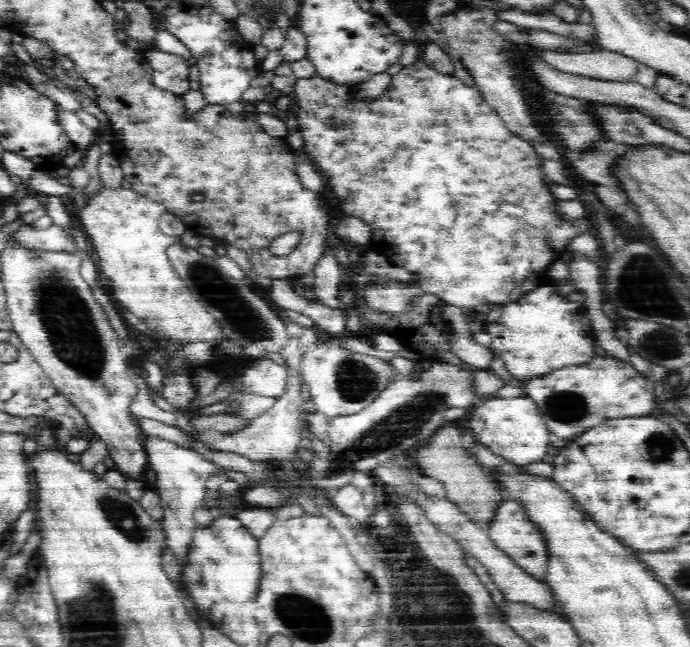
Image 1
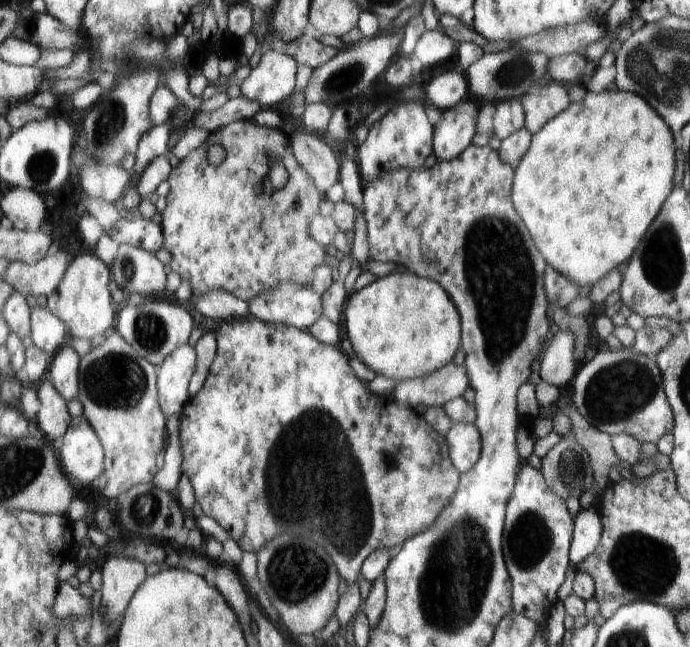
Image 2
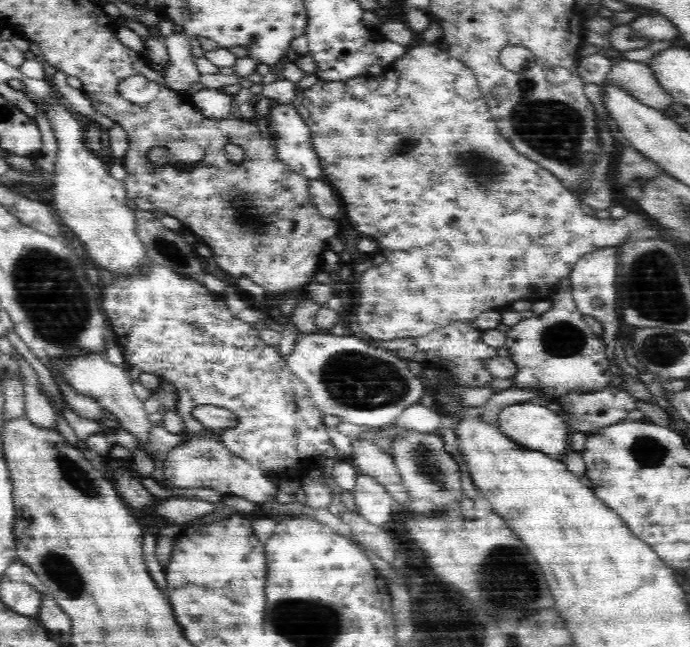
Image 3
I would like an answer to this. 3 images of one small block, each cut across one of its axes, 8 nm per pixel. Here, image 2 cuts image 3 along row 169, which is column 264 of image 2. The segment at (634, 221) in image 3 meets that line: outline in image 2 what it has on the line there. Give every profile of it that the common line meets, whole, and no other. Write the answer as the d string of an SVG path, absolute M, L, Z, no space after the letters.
M255 317L230 319L215 333L217 352L209 369L204 386L194 397L186 402L180 418L180 443L184 438L182 473L190 476L195 502L203 514L214 519L226 532L228 537L238 543L242 551L258 551L272 536L292 530L314 538L326 546L332 562L338 566L341 576L352 585L360 576L361 567L371 553L377 549L390 549L396 544L404 544L412 536L434 525L438 514L449 504L456 488L460 485L460 472L449 460L449 446L444 436L430 427L416 410L403 406L393 397L377 396L367 389L366 382L358 378L354 370L354 359L343 350L340 344L326 345L314 334L285 323L268 323Z

